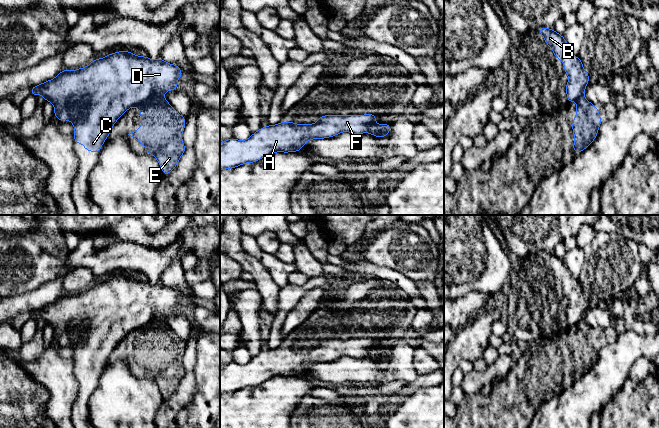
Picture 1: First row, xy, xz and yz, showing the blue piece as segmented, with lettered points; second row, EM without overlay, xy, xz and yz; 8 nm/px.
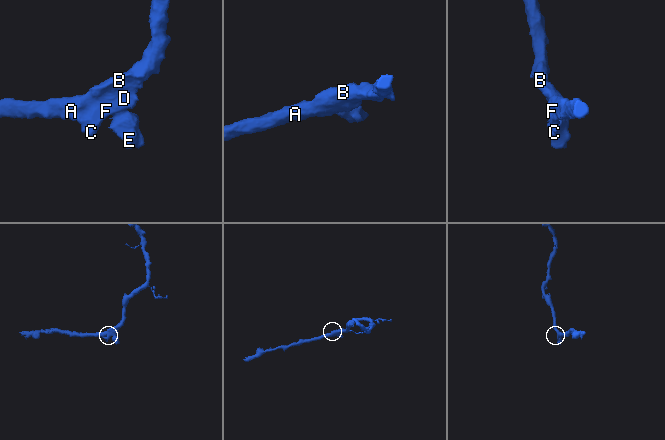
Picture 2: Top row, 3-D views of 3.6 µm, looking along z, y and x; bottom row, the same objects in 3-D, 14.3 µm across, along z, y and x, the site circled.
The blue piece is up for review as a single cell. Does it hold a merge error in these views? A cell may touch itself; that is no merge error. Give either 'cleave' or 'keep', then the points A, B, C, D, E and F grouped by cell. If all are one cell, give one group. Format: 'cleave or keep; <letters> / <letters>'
cleave; A B C D F / E

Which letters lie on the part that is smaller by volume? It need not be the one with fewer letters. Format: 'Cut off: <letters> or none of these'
Cut off: E

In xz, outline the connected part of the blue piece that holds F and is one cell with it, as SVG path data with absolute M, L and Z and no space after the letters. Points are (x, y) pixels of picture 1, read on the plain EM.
M376 338L323 339L319 340L319 344L313 348L297 348L286 345L261 351L246 364L230 362L220 367L220 395L233 393L246 387L255 387L276 376L299 376L305 367L313 363L326 363L342 356L364 358L371 349L376 348L376 341Z

